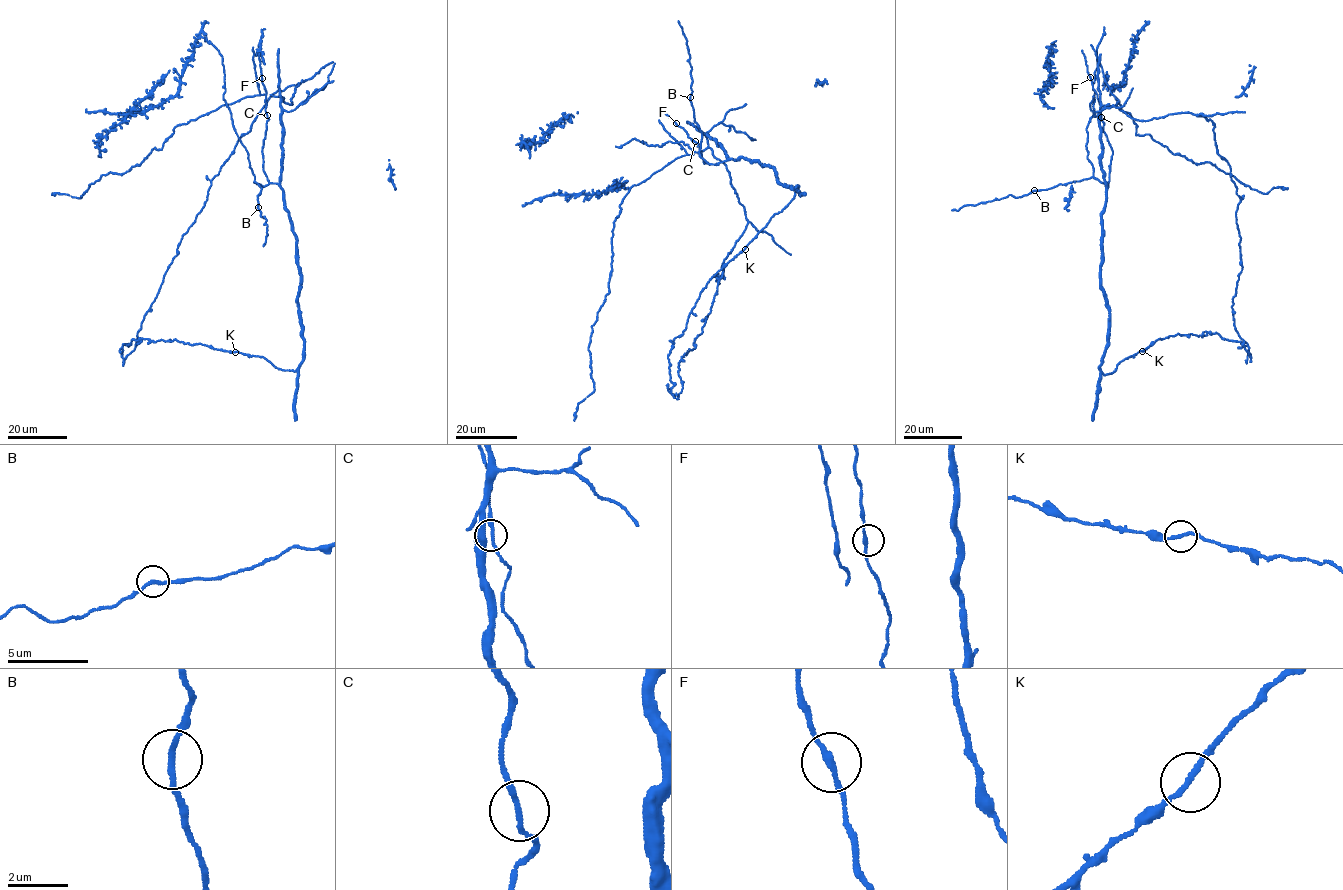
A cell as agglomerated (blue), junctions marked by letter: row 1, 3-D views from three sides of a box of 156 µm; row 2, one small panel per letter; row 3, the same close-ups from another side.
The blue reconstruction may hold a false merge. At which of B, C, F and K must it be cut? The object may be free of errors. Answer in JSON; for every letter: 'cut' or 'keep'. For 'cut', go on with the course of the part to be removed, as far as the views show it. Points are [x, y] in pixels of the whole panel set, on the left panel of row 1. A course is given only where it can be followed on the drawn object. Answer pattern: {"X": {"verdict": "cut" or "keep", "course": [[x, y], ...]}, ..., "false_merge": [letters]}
{"B": {"verdict": "keep"}, "C": {"verdict": "keep"}, "F": {"verdict": "keep"}, "K": {"verdict": "keep"}, "false_merge": []}

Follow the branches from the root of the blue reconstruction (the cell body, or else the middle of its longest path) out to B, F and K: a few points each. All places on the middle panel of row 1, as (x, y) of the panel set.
B: (715, 140), (728, 157), (714, 164), (700, 155), (702, 133), (694, 120), (690, 98)
F: (715, 140), (728, 157), (716, 164), (704, 163), (697, 143), (676, 123)
K: (715, 140), (729, 159), (758, 161), (774, 169), (785, 187), (798, 188), (745, 249)

